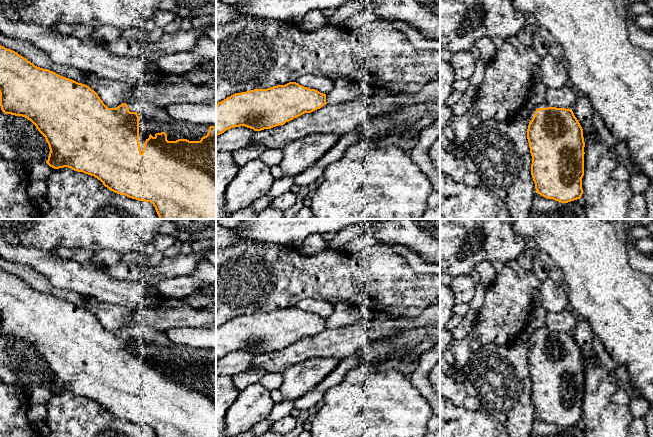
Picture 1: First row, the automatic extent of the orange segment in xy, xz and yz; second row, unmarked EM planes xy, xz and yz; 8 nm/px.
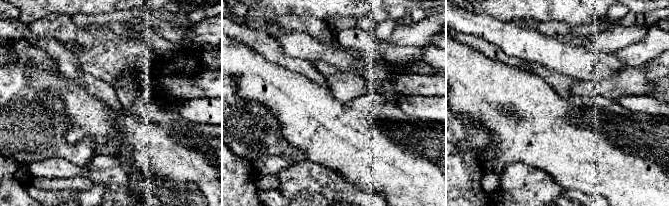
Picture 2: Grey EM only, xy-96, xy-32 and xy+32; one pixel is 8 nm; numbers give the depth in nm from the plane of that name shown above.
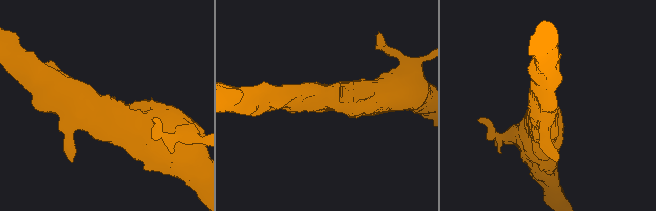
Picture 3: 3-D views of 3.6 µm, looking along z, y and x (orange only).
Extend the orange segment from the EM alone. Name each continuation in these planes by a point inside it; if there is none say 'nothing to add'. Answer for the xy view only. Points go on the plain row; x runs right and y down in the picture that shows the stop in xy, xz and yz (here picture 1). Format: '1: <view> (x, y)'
1: xy (153, 343)

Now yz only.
1: yz (543, 329)

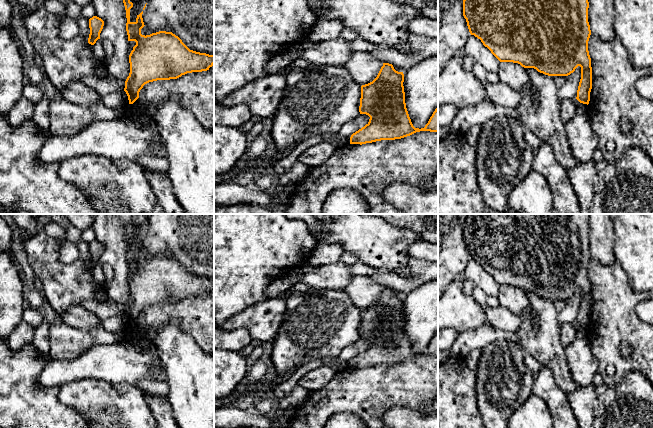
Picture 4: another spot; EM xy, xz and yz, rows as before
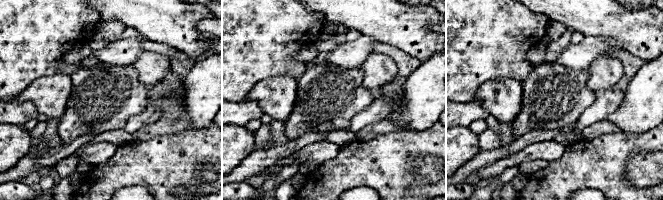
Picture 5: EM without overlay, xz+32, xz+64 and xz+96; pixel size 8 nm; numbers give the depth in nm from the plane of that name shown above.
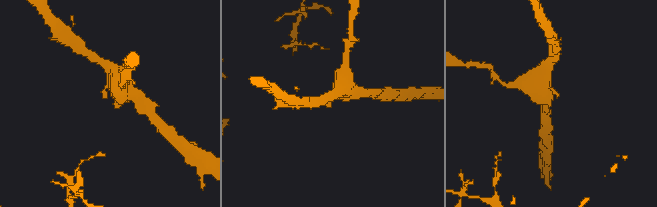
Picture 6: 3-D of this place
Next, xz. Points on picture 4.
nothing to add

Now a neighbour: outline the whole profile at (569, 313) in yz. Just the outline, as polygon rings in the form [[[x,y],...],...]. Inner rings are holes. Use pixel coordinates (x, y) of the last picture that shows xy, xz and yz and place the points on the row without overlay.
[[[578,290],[573,297],[567,300],[565,307],[559,314],[559,322],[561,324],[576,323],[580,303],[581,291]]]

